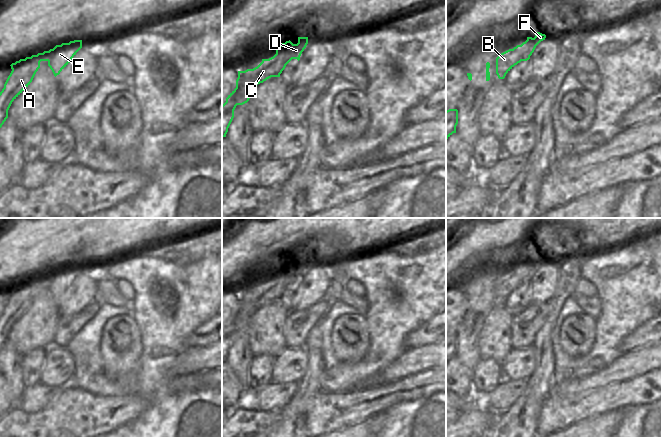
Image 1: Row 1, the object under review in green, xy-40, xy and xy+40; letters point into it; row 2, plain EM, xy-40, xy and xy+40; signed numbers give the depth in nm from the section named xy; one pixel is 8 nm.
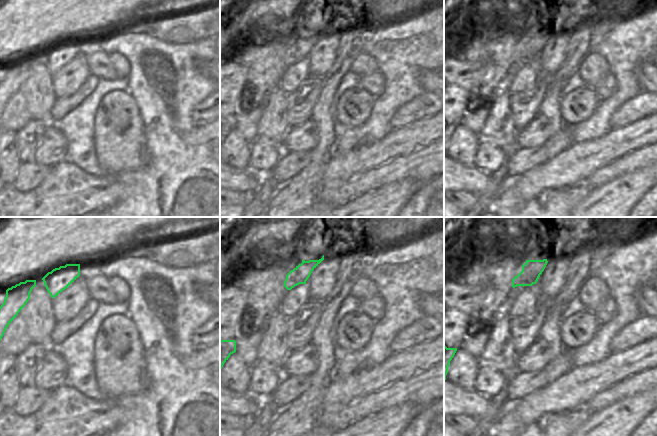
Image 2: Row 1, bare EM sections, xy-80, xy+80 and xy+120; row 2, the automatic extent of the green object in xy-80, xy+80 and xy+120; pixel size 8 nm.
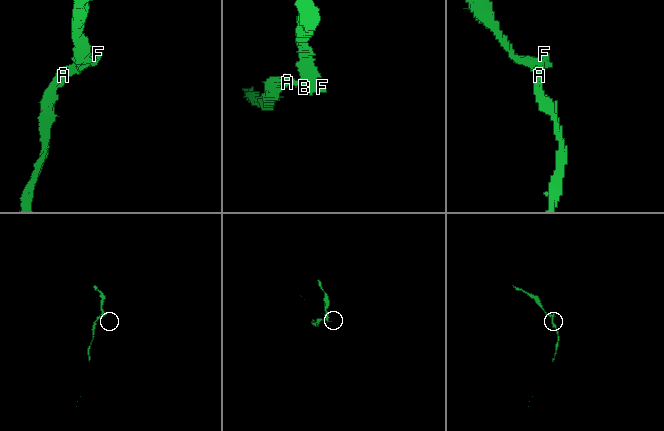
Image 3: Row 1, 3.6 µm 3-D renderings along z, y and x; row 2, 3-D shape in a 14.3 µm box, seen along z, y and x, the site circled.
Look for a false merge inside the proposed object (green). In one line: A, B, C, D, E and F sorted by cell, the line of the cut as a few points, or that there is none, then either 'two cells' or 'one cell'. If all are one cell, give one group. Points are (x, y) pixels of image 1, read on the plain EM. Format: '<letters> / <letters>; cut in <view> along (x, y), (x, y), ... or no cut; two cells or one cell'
A B C D F / E; cut in xy-40 along (68, 267), (71, 271), (79, 273); two cells

